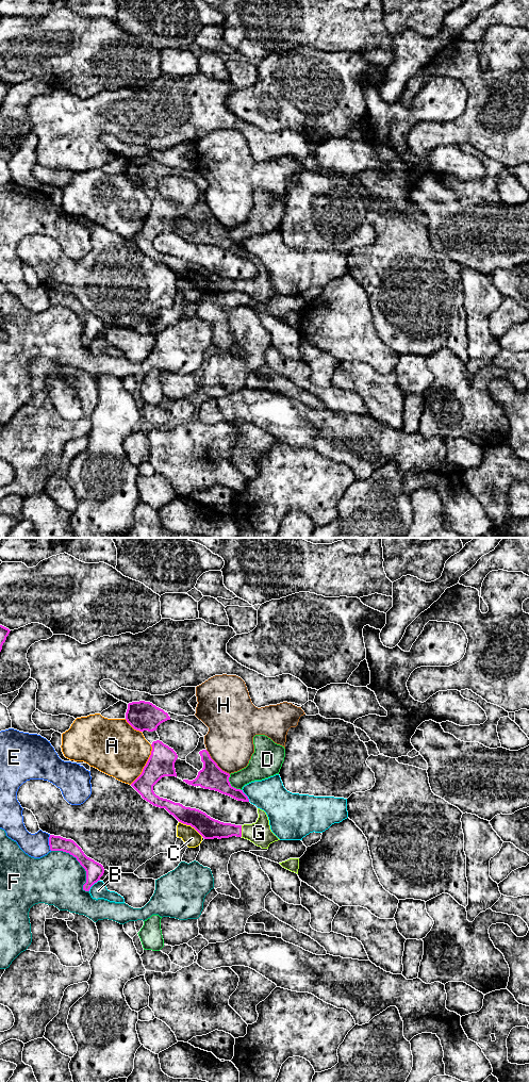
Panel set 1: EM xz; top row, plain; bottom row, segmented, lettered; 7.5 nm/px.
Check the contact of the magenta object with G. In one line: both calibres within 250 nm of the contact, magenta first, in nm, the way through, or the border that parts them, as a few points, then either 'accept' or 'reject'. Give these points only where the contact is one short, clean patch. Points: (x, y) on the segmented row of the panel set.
160 nm thick on the magenta side, 170 nm on the other; accept

